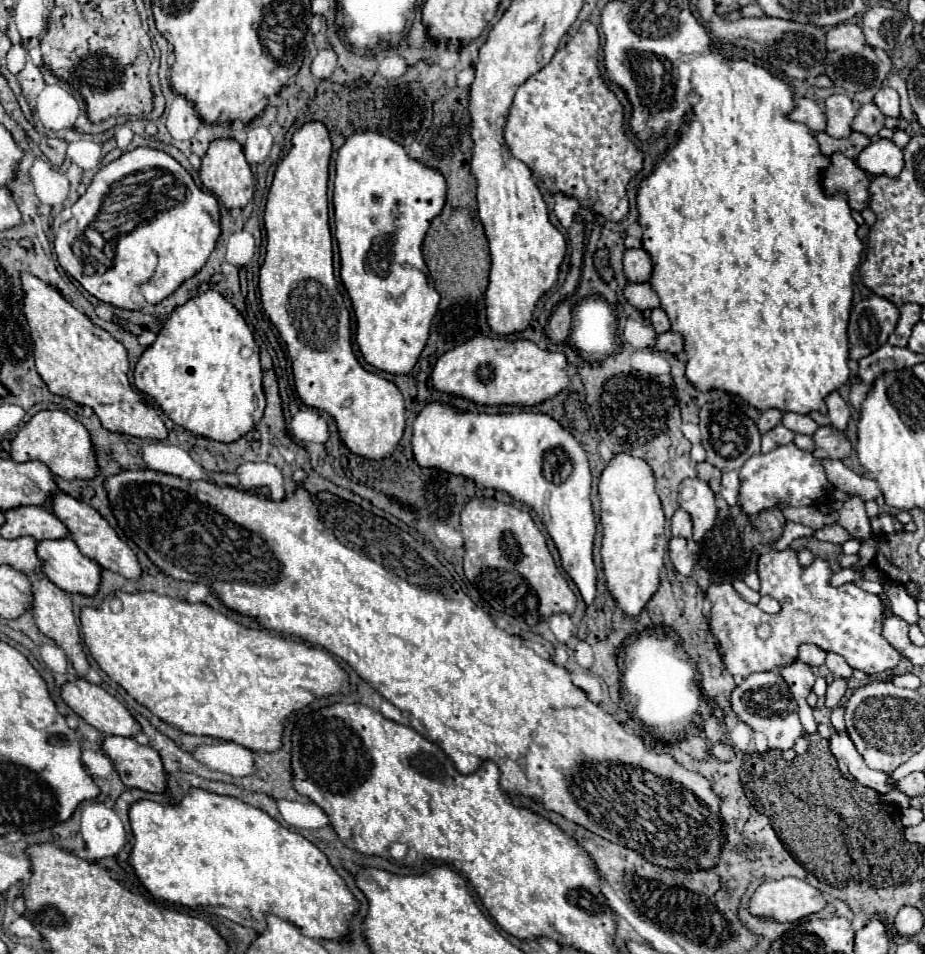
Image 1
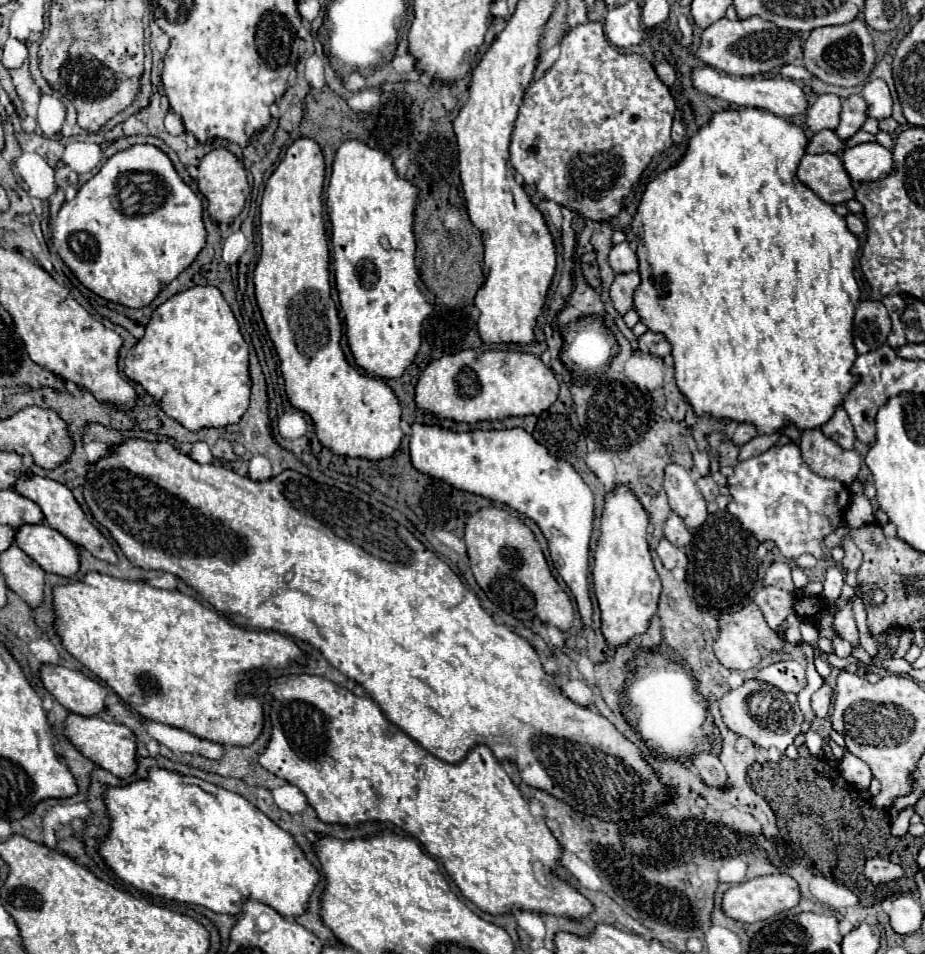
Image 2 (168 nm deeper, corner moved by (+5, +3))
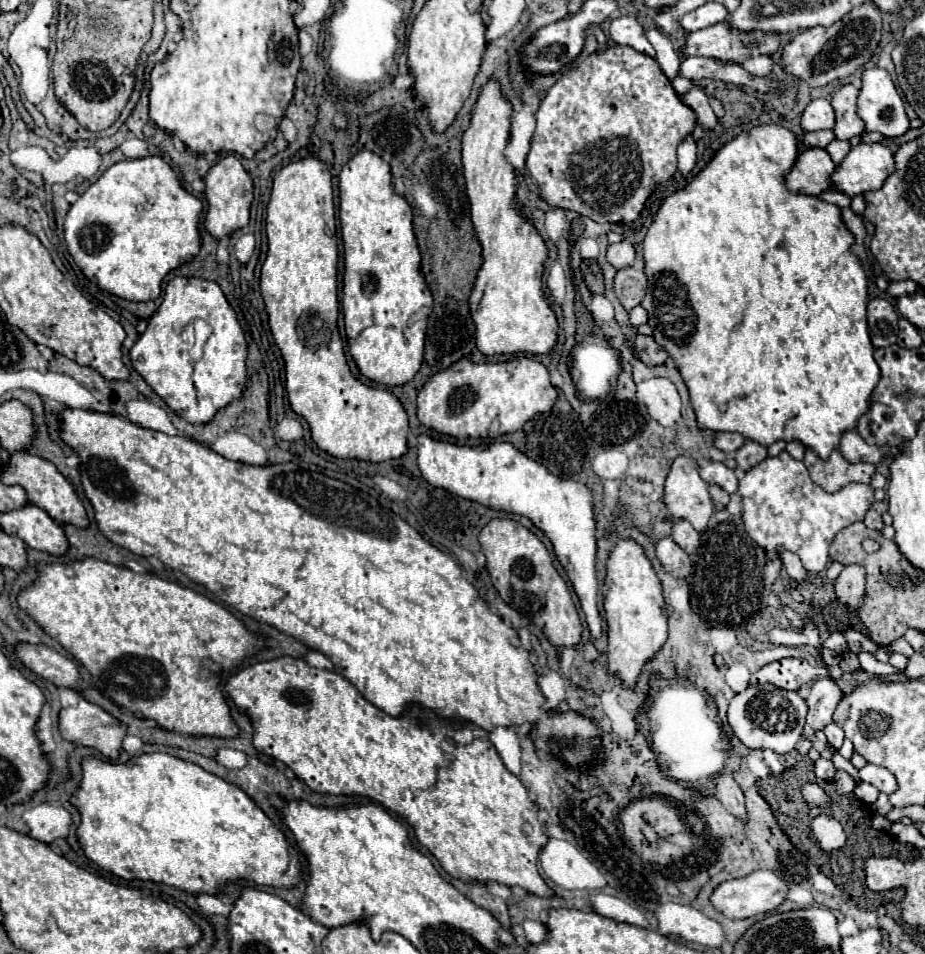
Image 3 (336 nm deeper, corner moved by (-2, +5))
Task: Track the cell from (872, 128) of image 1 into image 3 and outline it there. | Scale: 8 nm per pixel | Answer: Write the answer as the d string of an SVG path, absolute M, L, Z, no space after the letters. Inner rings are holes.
M853 84L837 88L831 98L837 118L833 132L839 140L849 140L865 132L865 122L857 114L857 98L859 98L859 88L855 88Z

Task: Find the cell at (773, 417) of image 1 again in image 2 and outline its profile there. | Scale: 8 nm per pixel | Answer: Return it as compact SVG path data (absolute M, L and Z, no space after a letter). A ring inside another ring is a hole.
M738 424L738 428L734 430L734 434L732 434L732 440L736 440L736 444L746 444L748 440L752 440L754 436L756 436L758 432L756 432L756 428L752 426L752 424Z

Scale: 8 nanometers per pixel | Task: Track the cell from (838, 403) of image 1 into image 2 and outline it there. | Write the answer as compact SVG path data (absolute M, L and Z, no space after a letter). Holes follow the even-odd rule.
M838 408L832 416L832 420L828 424L822 426L824 436L828 436L830 440L834 440L838 446L842 446L844 450L852 450L854 448L854 426L846 414L844 408Z

